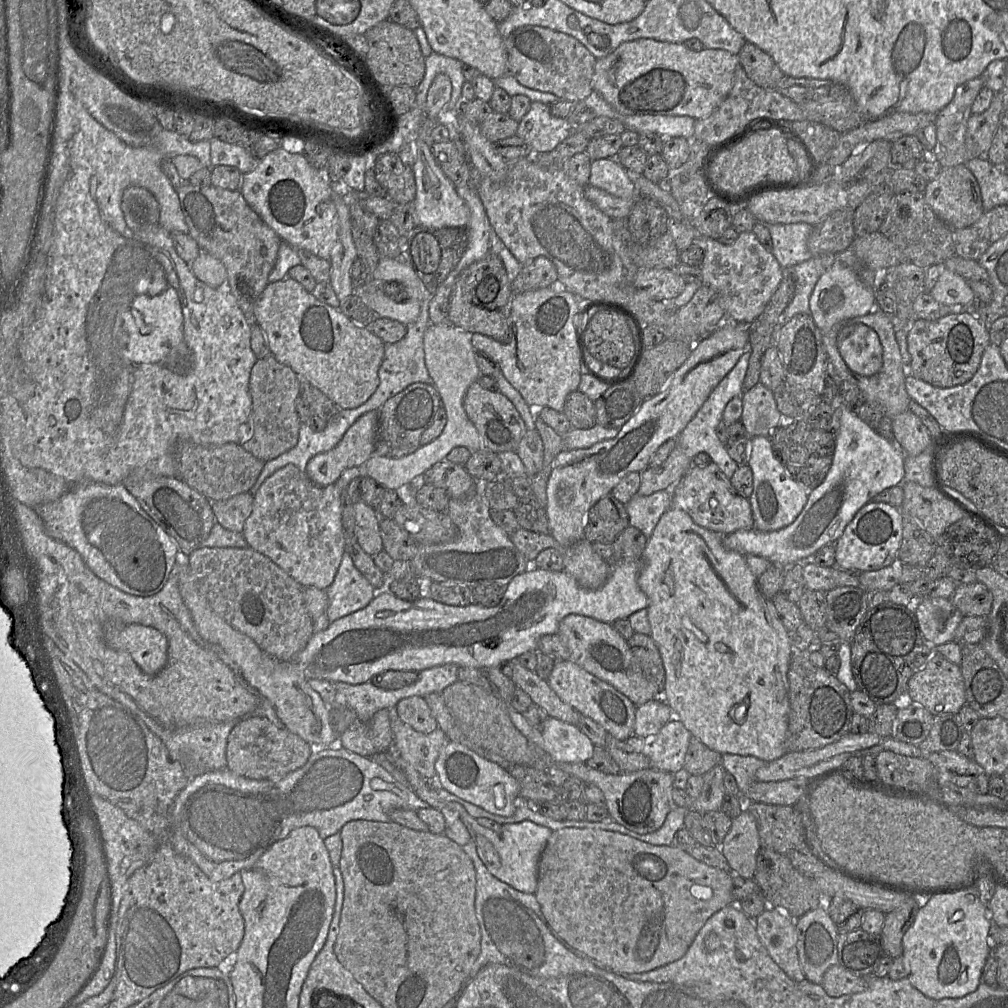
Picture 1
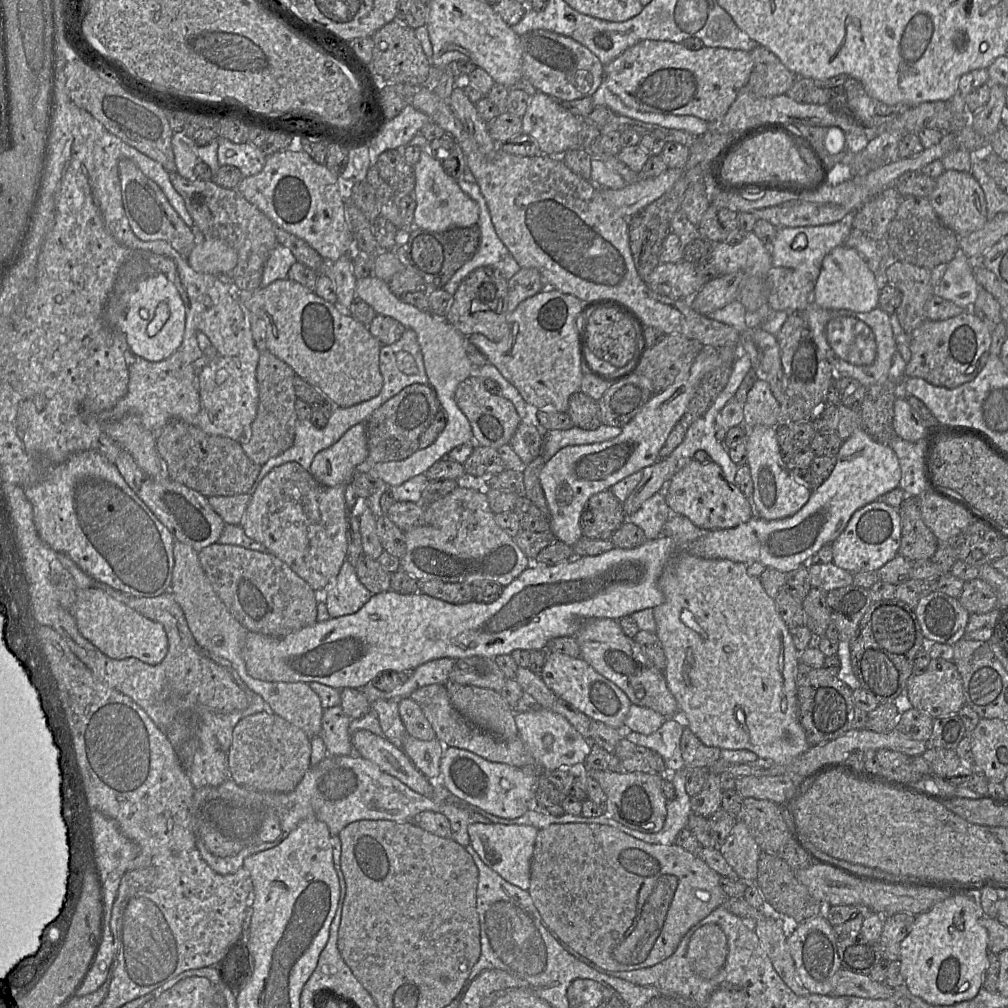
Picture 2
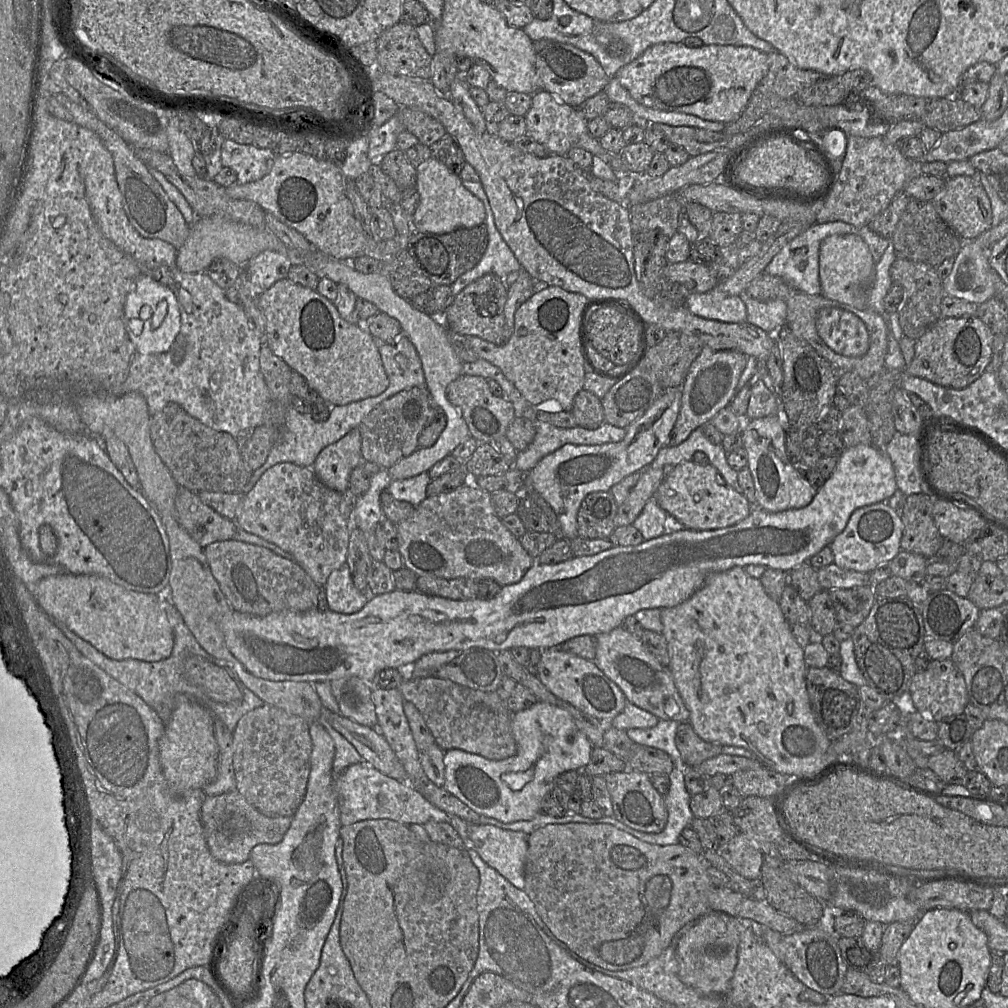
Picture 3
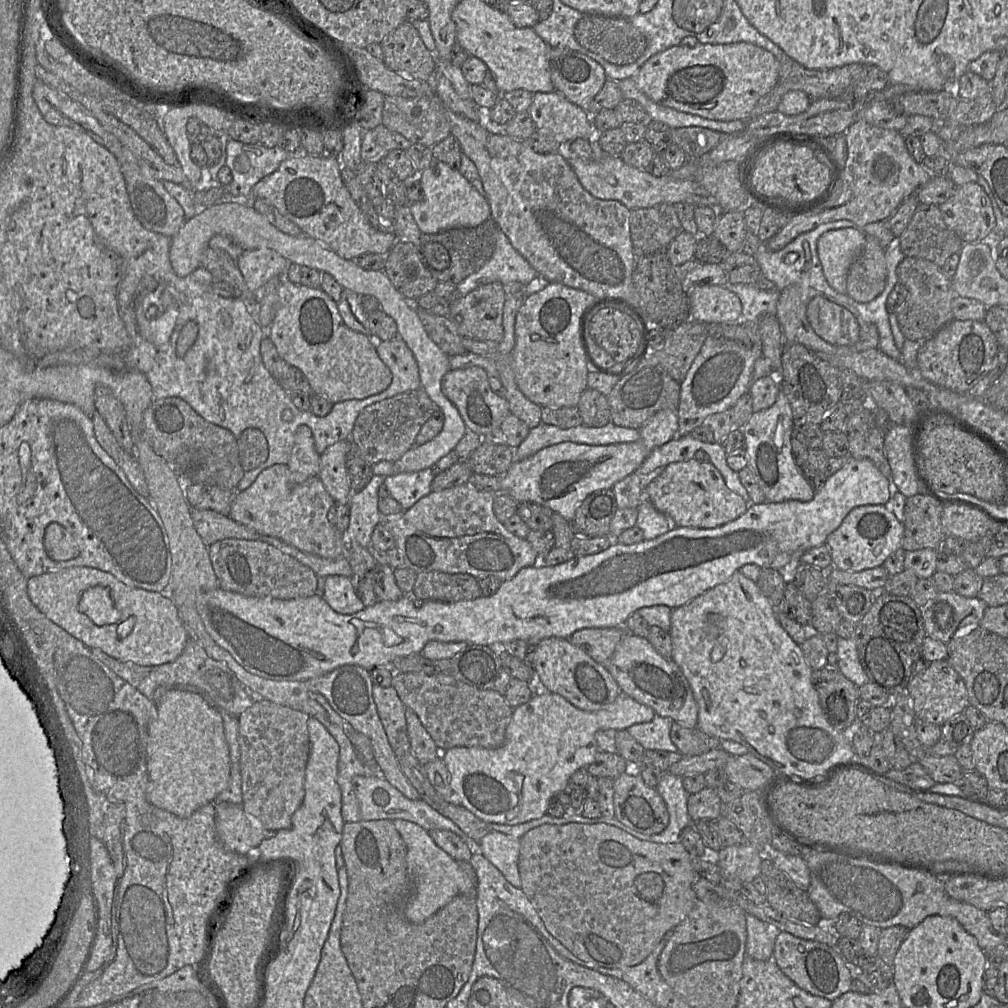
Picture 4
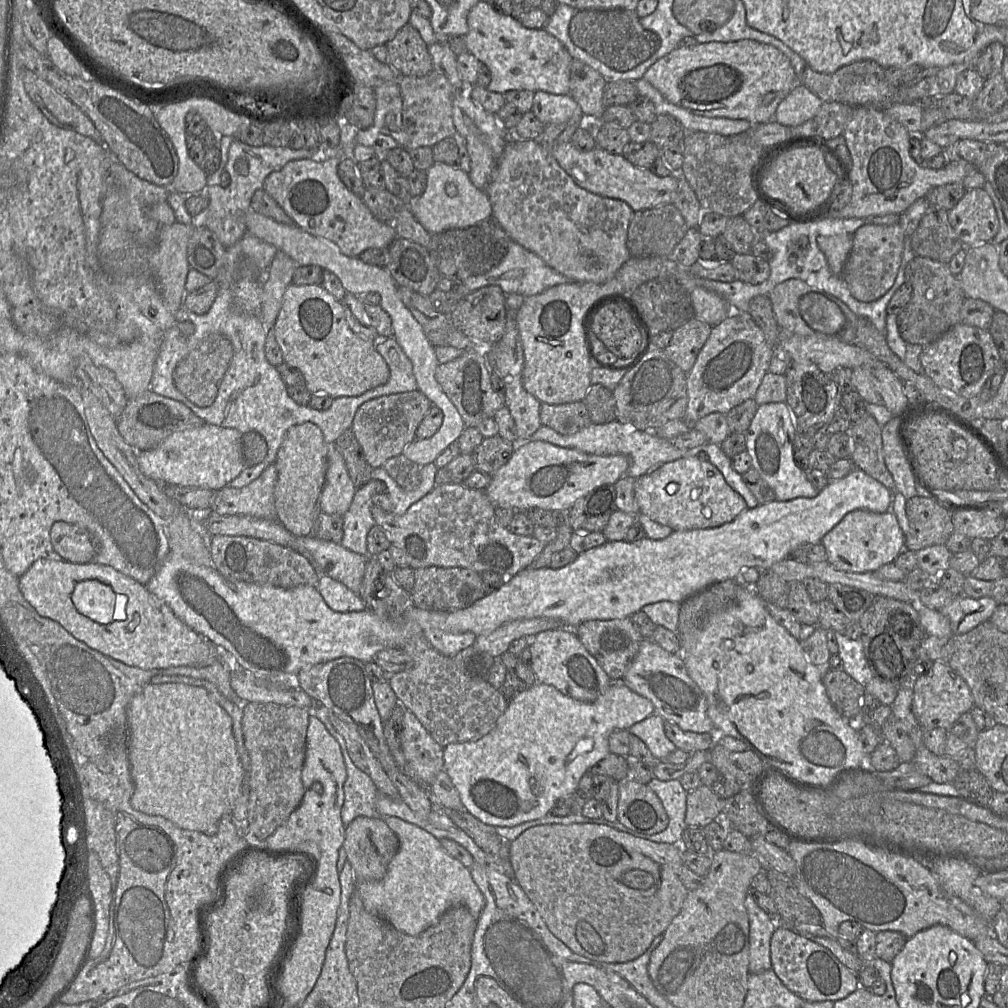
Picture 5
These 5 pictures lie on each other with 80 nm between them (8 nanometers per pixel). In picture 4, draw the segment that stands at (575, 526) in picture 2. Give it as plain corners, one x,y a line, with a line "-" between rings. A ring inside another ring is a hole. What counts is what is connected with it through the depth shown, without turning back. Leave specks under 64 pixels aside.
664,409
639,429
640,437
635,442
603,446
562,442
545,447
532,456
512,462
502,475
502,492
517,502
532,502
547,507
571,522
577,507
589,494
612,488
615,483
634,473
653,449
675,438
677,430
677,410

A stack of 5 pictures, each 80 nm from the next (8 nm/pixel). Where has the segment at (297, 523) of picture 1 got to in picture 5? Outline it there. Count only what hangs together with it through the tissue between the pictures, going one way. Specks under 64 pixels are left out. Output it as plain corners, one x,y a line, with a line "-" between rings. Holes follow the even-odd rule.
275,464
243,488
224,487
215,491
211,512
219,515
245,515
258,519
277,520
275,487
278,471

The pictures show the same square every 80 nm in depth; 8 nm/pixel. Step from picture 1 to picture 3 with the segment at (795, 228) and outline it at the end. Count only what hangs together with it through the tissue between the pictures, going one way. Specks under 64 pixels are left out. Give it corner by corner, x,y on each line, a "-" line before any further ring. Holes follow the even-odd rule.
842,221
812,224
801,234
787,243
768,263
764,272
782,278
793,290
810,295
821,295
819,279
819,248
821,242
831,235
855,232
855,228

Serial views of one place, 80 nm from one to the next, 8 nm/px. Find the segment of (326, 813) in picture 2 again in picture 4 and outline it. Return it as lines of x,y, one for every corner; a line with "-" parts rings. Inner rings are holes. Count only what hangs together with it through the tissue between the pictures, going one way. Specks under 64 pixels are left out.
382,775
356,776
353,779
353,784
362,820
403,819
414,822
427,831
449,830
458,835
467,844
472,854
482,854
479,843
469,838
452,820
440,814
422,799
411,800
407,798
382,777
-
214,802
215,827
218,839
228,850
249,855
252,859
257,847
277,831
267,830
242,805
229,802

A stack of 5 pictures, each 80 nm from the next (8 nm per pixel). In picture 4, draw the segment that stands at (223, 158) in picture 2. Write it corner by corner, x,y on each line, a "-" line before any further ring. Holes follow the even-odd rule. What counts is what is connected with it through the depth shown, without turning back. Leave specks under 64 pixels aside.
230,139
226,147
225,166
232,173
232,181
223,185
226,191
239,201
251,201
253,187
264,177
276,171
279,165
290,157
309,155
302,147
295,152
288,152
280,146
267,148
261,143
247,144

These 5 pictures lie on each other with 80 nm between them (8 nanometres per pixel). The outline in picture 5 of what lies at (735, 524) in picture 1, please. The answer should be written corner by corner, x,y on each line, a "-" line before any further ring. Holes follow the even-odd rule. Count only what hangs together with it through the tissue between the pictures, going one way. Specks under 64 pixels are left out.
697,456
680,458
654,468
635,479
634,492
639,513
673,531
718,527
733,521
748,508
744,498
727,484
722,473

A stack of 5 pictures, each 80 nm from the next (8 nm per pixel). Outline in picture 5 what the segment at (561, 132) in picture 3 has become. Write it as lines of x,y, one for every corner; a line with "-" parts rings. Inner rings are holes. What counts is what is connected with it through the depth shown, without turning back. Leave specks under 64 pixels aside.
536,91
531,110
542,123
549,125
567,122
577,108
580,108
580,106
570,94
552,94
545,91

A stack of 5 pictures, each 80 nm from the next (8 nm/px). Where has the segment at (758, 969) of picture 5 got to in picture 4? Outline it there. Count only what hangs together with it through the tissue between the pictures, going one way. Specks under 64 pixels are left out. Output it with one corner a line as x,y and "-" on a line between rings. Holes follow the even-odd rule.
746,914
746,927
747,955
760,961
765,961
771,958
774,952
775,938
780,930
775,926
748,914

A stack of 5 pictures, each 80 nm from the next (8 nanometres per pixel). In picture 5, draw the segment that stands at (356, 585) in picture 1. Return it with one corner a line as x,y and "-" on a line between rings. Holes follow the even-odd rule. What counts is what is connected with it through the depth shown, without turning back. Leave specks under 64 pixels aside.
319,575
318,590
327,605
336,612
346,613
367,610
364,601
358,594
329,576

